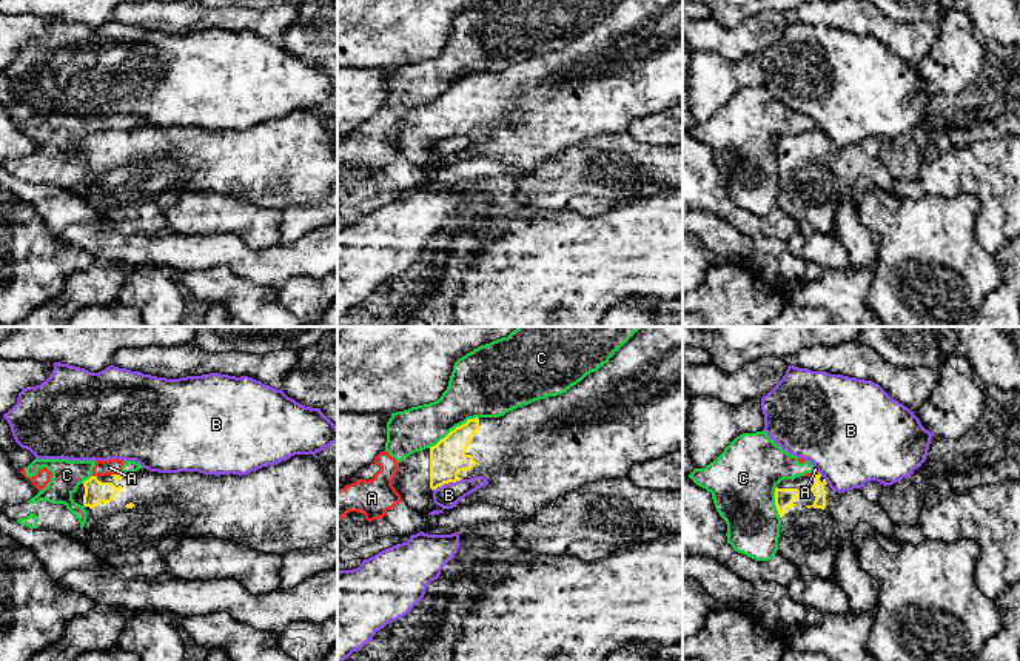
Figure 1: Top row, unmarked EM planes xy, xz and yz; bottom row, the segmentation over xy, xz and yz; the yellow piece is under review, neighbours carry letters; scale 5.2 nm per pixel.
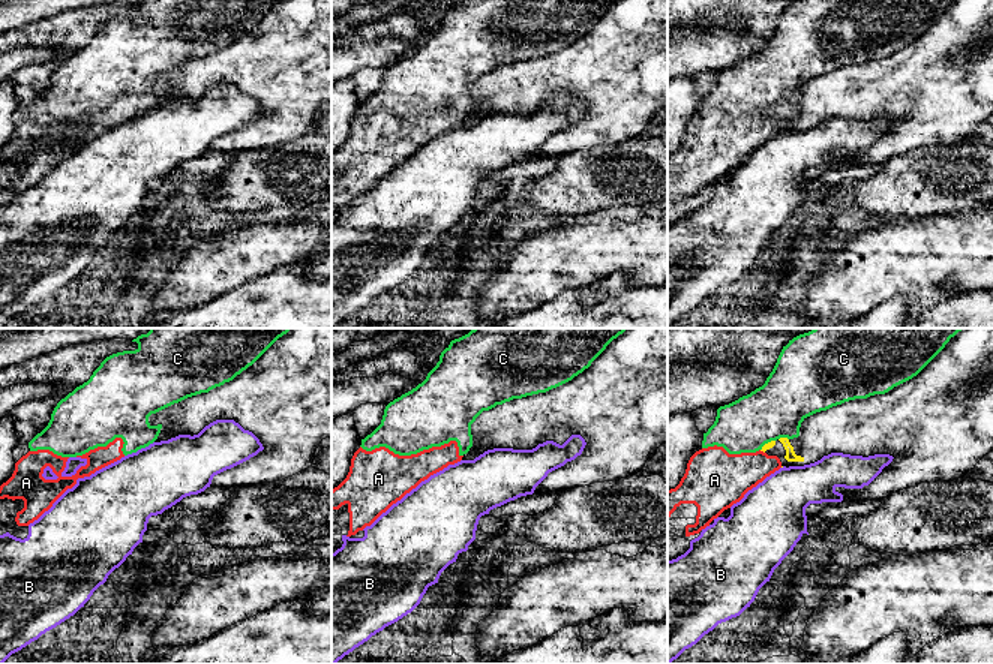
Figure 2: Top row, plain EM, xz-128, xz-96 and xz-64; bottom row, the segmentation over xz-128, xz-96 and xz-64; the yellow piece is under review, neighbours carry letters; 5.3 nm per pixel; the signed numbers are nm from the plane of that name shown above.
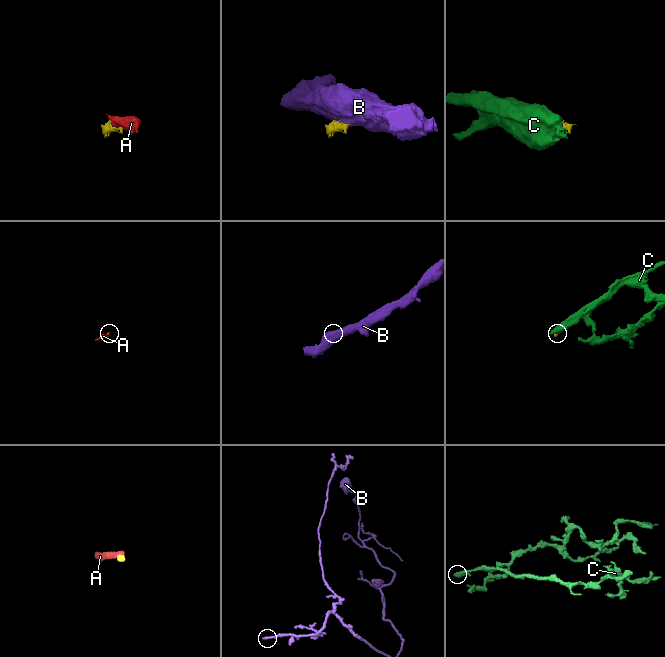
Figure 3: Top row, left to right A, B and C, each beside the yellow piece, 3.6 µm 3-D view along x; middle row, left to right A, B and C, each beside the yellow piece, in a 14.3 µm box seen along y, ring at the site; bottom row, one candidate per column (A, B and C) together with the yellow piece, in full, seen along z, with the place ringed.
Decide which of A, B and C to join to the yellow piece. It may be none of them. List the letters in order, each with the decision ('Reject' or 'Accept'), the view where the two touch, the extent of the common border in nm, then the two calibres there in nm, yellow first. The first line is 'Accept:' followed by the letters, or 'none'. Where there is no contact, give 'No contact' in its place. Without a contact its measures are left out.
Accept: none
A: Reject. Touches yellow in xy. Shared border 30 nm. Thickness 120 nm (yellow) against 80 nm
B: Reject. Touches yellow in xz. Shared border 170 nm. Thickness 190 nm (yellow) against 120 nm
C: Reject. Touches yellow in xz. Shared border 300 nm. Thickness 190 nm (yellow) against 320 nm

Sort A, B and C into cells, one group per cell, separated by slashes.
A C / B

